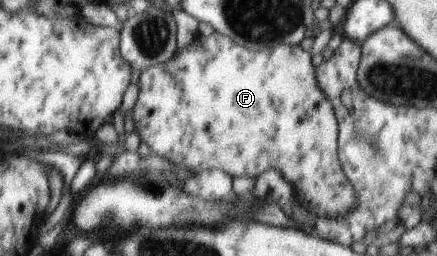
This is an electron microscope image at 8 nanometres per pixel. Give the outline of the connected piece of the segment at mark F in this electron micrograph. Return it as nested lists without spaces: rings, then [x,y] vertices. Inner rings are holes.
[[[215,32],[209,37],[196,36],[194,42],[186,48],[179,51],[168,61],[158,66],[150,67],[143,73],[138,75],[140,84],[140,95],[134,111],[134,121],[137,126],[137,132],[141,137],[141,141],[145,141],[152,149],[153,154],[167,158],[171,165],[177,168],[189,169],[193,175],[199,175],[209,170],[225,170],[235,177],[255,177],[267,173],[271,170],[280,171],[289,183],[295,189],[297,199],[318,218],[325,216],[331,220],[344,218],[349,212],[352,212],[358,206],[358,197],[356,188],[352,186],[352,182],[345,174],[339,158],[339,121],[336,119],[334,107],[329,101],[328,96],[320,88],[318,81],[315,81],[315,69],[311,63],[311,55],[307,50],[297,45],[277,44],[272,48],[256,52],[252,49],[243,47],[238,44],[232,37],[223,35],[221,32]]]

